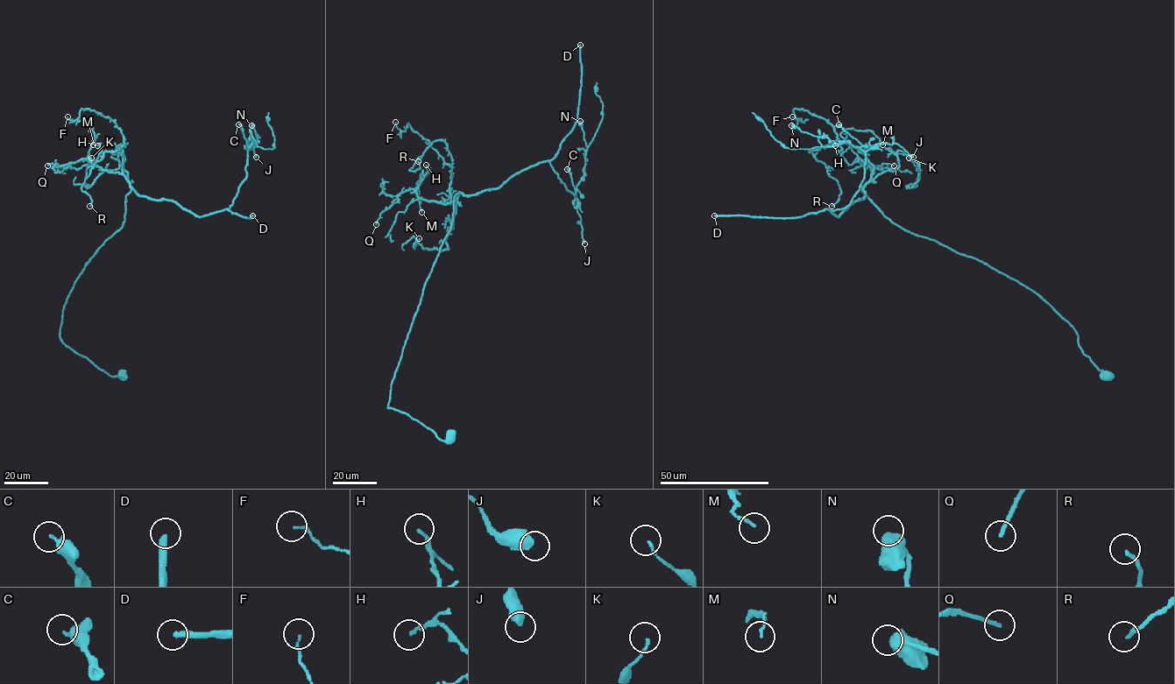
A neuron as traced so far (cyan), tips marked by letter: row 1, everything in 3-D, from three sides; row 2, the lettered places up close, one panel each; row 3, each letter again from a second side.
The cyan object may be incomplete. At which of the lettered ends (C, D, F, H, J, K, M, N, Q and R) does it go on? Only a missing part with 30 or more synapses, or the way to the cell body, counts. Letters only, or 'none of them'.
D

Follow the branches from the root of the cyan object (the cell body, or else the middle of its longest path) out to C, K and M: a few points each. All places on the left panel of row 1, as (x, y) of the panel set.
C: (123, 375), (62, 342), (67, 299), (123, 225), (132, 188), (198, 216), (230, 208), (250, 149), (238, 124)
K: (123, 375), (60, 336), (74, 284), (123, 225), (130, 190), (121, 151), (119, 166), (87, 187), (91, 158)
M: (123, 375), (60, 336), (74, 284), (123, 225), (130, 190), (88, 161), (91, 129), (93, 144)

